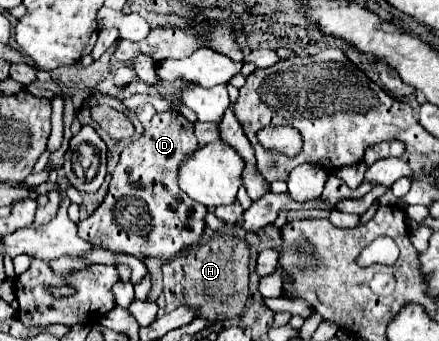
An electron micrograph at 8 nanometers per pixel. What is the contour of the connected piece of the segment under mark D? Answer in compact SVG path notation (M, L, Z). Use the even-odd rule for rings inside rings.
M174 110L154 114L150 128L120 154L104 202L86 220L78 222L80 236L112 252L154 258L162 258L158 256L158 250L152 248L154 240L166 238L166 258L162 260L170 260L176 252L198 244L206 228L204 218L208 208L190 200L190 196L186 196L178 186L178 168L196 146L194 124L182 114ZM160 194L166 194L166 198L154 198Z

